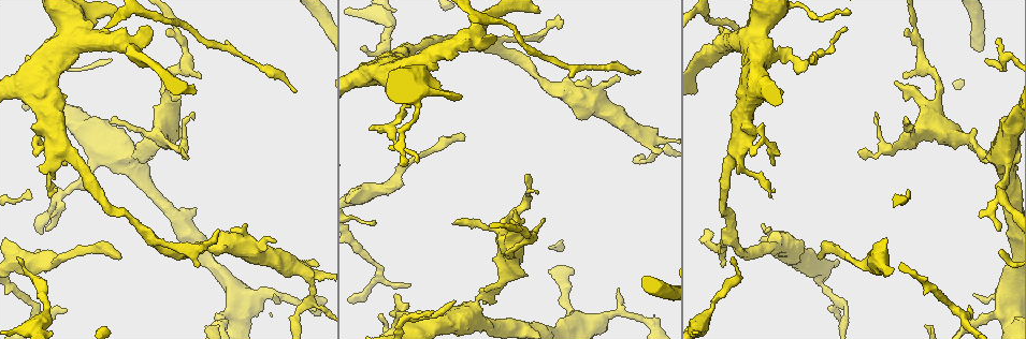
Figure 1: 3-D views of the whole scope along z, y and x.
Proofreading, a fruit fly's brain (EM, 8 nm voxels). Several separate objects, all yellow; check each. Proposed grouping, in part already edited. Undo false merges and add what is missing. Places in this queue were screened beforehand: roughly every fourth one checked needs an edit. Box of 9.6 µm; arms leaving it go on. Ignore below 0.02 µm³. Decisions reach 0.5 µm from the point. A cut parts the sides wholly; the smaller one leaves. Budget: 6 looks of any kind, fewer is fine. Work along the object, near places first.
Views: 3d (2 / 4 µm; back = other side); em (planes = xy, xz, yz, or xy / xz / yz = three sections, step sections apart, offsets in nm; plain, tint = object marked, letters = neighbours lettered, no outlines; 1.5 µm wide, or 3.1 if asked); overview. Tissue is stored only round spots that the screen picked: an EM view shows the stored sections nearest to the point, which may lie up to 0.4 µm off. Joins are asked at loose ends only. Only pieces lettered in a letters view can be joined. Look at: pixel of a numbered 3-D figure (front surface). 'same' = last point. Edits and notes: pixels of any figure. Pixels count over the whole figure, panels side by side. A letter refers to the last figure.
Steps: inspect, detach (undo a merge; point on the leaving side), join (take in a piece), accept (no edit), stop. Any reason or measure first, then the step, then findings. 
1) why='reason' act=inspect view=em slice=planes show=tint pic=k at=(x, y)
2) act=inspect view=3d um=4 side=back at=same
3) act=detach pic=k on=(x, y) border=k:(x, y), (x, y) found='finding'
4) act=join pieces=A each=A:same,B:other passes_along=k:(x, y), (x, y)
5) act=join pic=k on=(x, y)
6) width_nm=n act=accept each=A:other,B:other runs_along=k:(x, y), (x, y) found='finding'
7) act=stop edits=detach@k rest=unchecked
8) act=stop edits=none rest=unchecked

act=inspect view=em slice=planes show=letters pic=1 at=(48, 301)

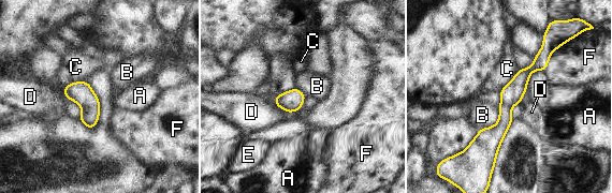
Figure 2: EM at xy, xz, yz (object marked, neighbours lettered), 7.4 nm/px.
act=accept each=A:other,B:other,C:other,D:other,E:other,F:other runs_along=2:(545, 49), (509, 97), (487, 159) found='continuous, no second neuron'

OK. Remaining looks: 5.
why='tapers out' act=inspect view=em slice=xy step=8 show=letters pic=1 at=(540, 40)

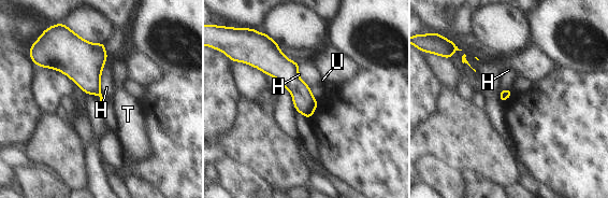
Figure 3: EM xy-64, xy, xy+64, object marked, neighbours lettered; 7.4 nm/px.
why='cut it another way' act=inspect view=em slice=planes show=letters at=same

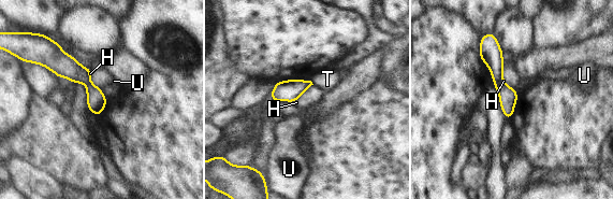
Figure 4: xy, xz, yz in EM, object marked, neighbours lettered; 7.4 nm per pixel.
act=accept each=H:other,T:other,U:other border=4:(505, 64), (502, 80) found='none of them fits'

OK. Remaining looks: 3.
why='an open end' act=inspect view=em slice=planes show=plain pic=1 at=(26, 60)

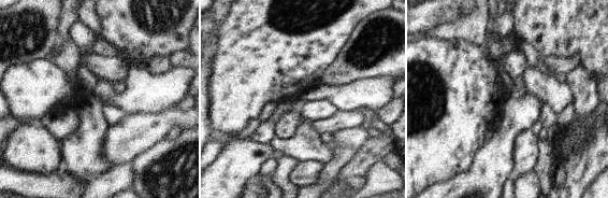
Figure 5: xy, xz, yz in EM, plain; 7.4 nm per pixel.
act=inspect view=em slice=planes show=letters at=same

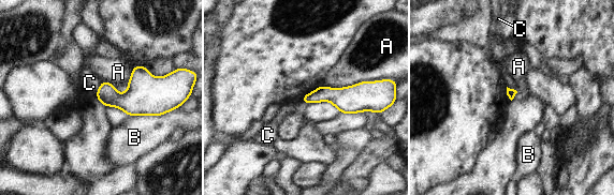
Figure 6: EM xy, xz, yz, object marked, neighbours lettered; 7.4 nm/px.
longest_contact=A:420nm act=accept each=A:other,B:other,C:other found='none of them fits'

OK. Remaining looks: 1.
act=stop edits=none rest=unchecked

